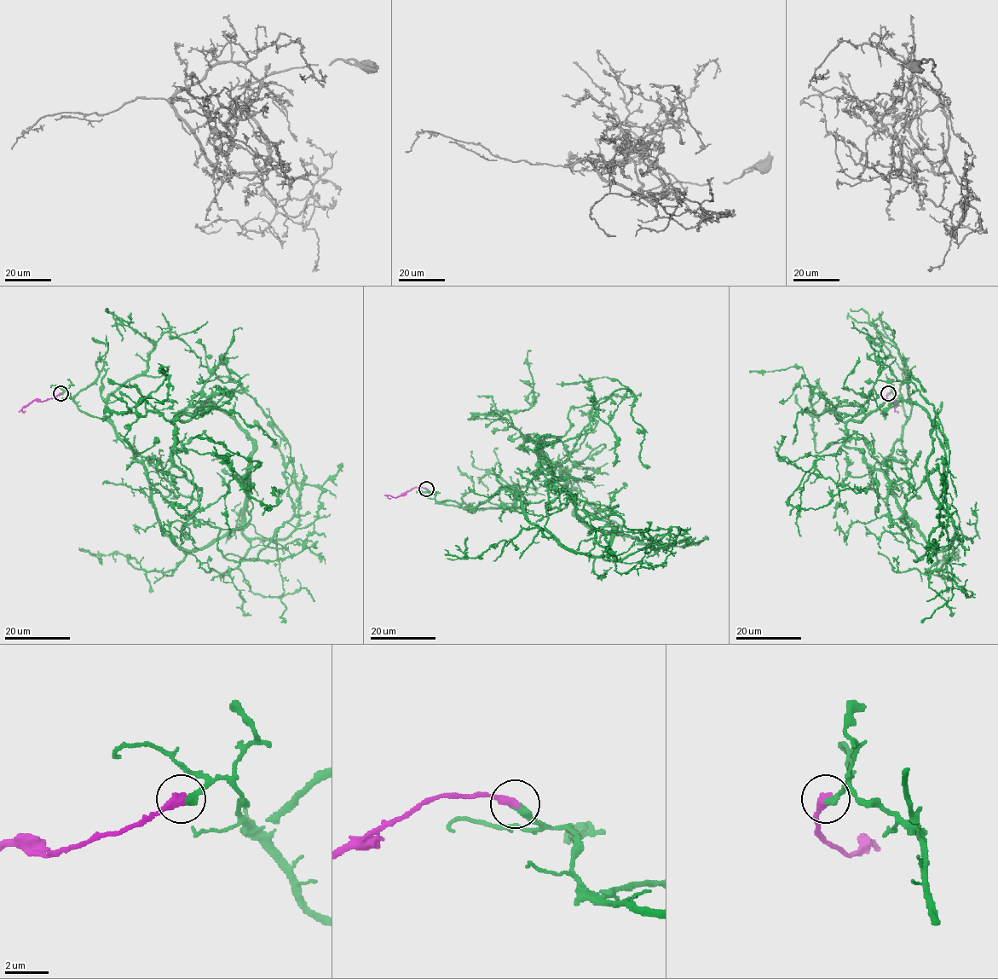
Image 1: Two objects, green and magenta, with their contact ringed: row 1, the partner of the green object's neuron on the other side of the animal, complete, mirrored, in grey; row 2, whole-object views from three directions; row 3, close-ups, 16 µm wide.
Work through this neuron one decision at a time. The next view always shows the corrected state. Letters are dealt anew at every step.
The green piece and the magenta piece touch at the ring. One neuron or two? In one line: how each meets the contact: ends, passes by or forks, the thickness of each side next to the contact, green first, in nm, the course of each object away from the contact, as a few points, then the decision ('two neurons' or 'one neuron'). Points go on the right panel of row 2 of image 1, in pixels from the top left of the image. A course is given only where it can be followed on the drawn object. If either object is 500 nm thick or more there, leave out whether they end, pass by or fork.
green ends; magenta ends; calibres 360 and 440 nm; course green (888, 393), (907, 418), (892, 495), (946, 549), (960, 539), (940, 419), (851, 321); course magenta (887, 393), (887, 398), (897, 402), (894, 408), (897, 410); one neuron

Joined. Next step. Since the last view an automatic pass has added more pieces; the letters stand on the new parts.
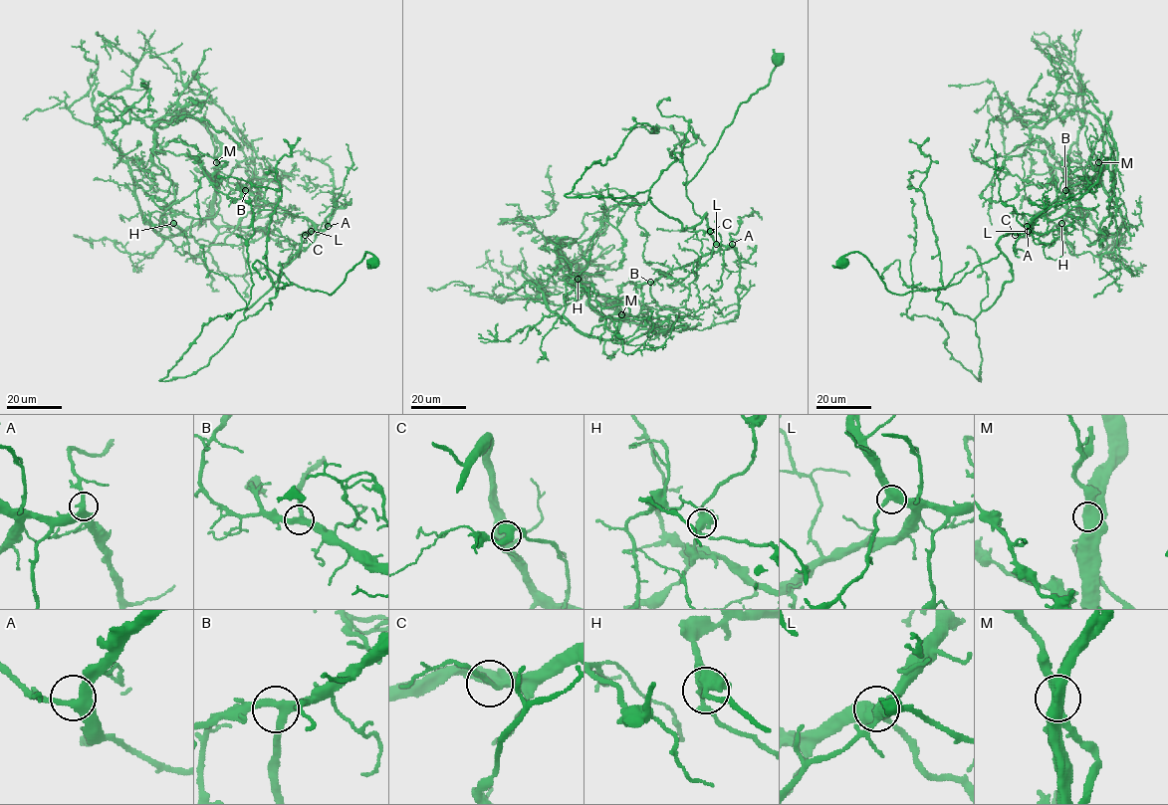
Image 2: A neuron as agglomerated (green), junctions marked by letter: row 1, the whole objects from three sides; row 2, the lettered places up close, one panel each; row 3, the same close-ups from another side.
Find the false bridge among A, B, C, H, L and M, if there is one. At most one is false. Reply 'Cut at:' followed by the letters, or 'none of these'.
Cut at: M

